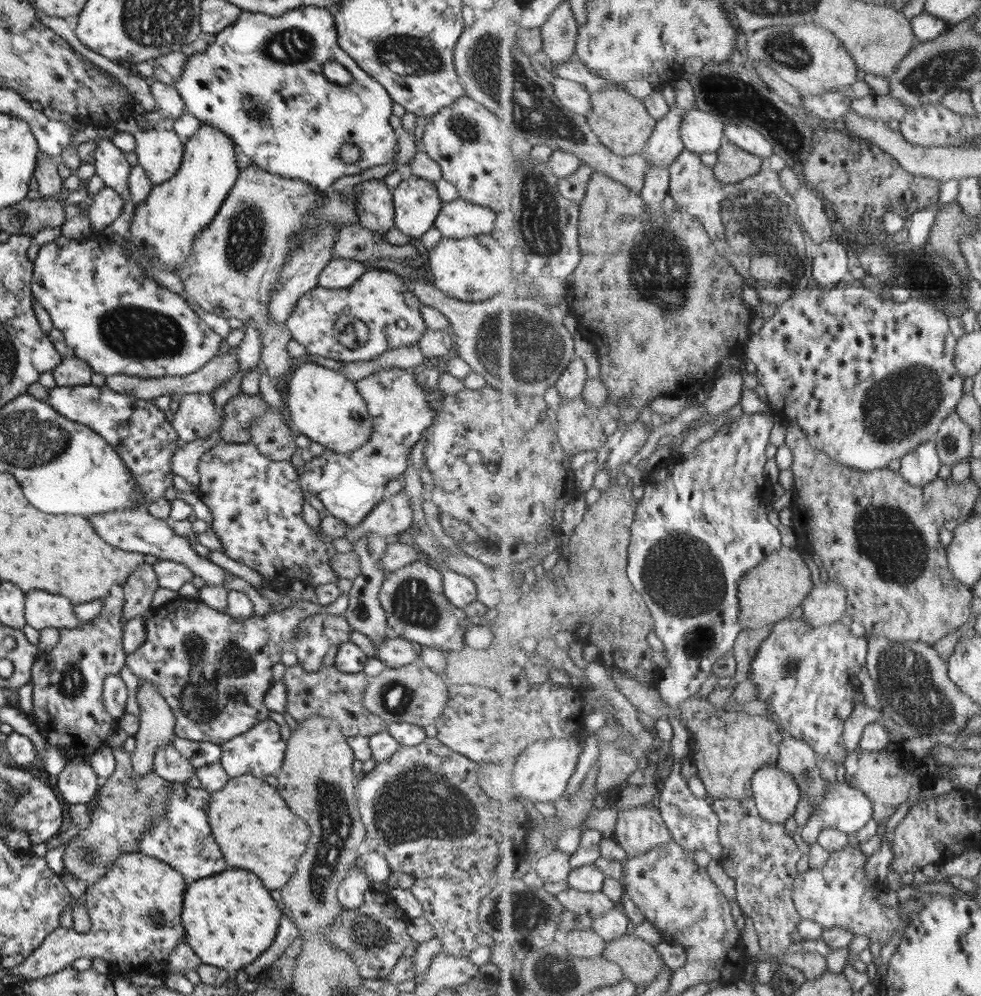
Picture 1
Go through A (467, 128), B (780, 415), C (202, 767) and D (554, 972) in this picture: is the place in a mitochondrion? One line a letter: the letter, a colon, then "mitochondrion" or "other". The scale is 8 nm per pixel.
A: mitochondrion
B: other
C: other
D: mitochondrion

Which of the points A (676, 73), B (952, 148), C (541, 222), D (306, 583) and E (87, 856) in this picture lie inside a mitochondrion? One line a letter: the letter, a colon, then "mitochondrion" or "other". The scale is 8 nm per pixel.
A: other
B: other
C: mitochondrion
D: other
E: mitochondrion

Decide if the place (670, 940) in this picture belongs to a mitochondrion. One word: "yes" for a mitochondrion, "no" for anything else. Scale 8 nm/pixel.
no

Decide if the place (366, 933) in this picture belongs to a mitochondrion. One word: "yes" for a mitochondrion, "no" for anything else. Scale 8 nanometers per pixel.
yes

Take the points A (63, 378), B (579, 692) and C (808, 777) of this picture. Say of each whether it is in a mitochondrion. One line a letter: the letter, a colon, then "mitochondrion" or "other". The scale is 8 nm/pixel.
A: other
B: other
C: mitochondrion

